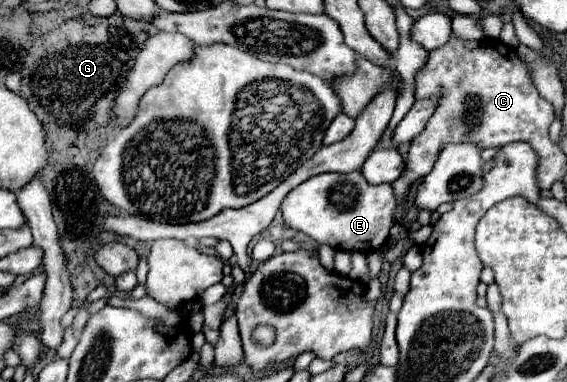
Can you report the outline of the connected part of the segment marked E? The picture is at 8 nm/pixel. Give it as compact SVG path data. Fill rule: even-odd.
M357 170L347 174L319 174L305 180L285 196L281 214L289 228L309 234L319 244L329 244L345 252L375 252L387 244L395 206L397 200L391 184L371 186L361 170Z

